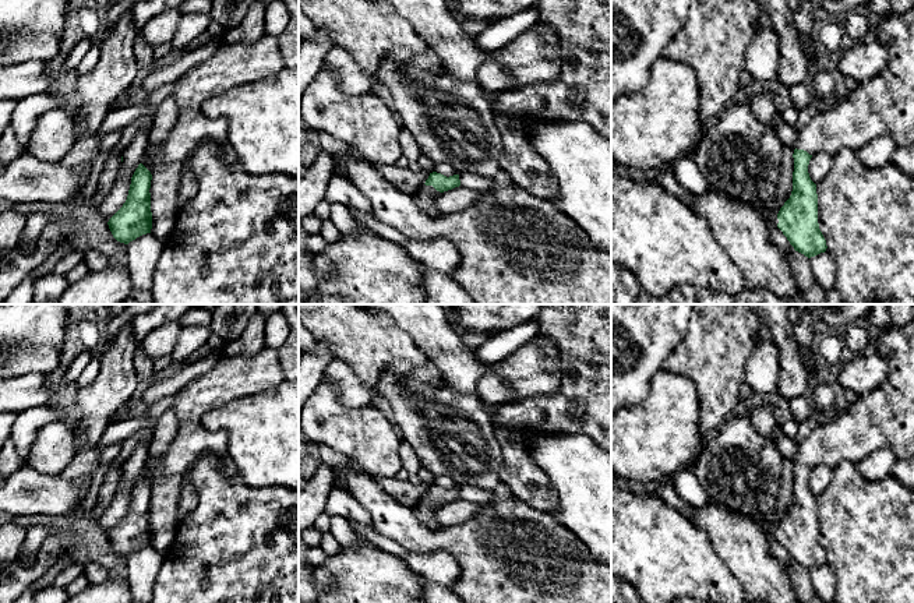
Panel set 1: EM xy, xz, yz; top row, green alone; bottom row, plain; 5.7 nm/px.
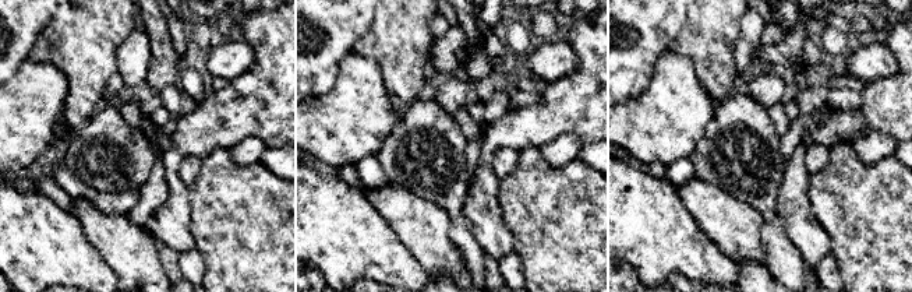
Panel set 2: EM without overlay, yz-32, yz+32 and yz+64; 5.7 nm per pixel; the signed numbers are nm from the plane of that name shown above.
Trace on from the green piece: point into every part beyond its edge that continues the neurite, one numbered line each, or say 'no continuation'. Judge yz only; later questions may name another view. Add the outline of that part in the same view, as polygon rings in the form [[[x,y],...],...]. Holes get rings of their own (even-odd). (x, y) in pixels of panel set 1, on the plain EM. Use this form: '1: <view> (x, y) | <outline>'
1: yz (882, 418) | [[[914,320],[904,327],[885,328],[875,349],[844,362],[839,382],[858,399],[808,434],[798,445],[795,461],[812,469],[834,469],[844,461],[858,463],[878,449],[890,449],[897,461],[914,458]]]

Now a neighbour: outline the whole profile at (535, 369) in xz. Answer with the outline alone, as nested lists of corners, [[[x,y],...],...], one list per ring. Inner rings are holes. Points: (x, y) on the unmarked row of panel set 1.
[[[537,335],[508,357],[493,364],[493,373],[477,382],[477,396],[490,405],[551,395],[561,385],[561,360],[553,341]]]

